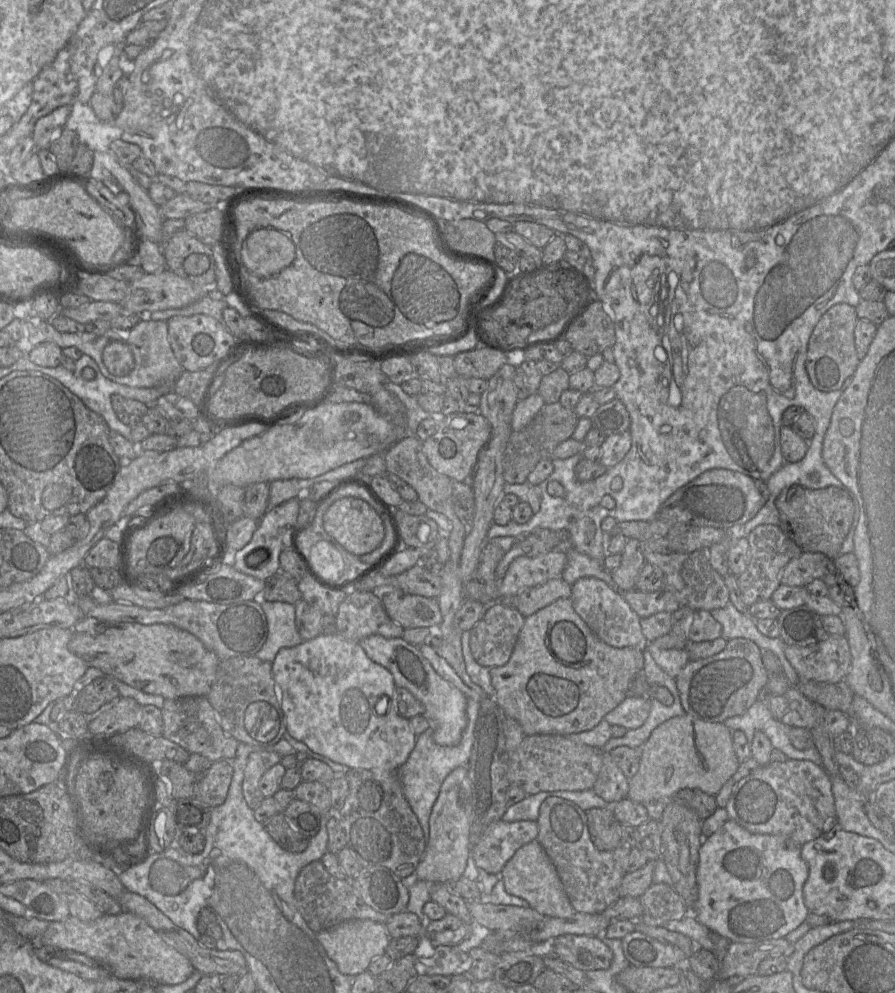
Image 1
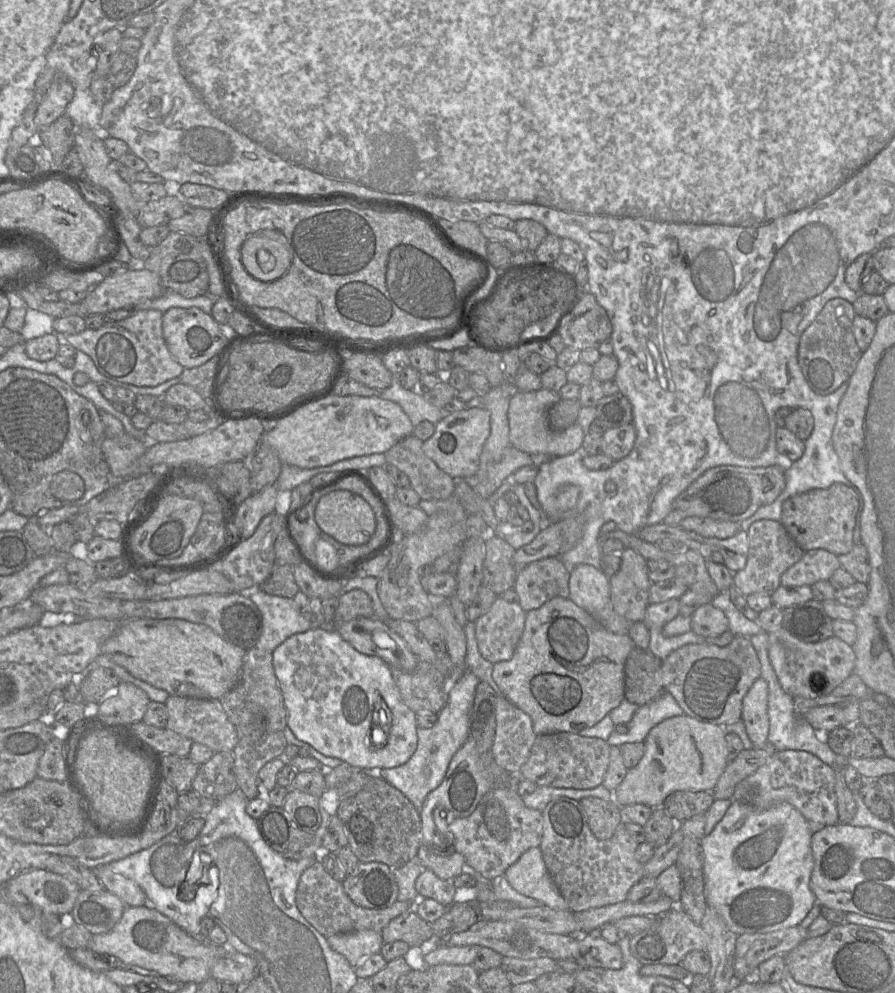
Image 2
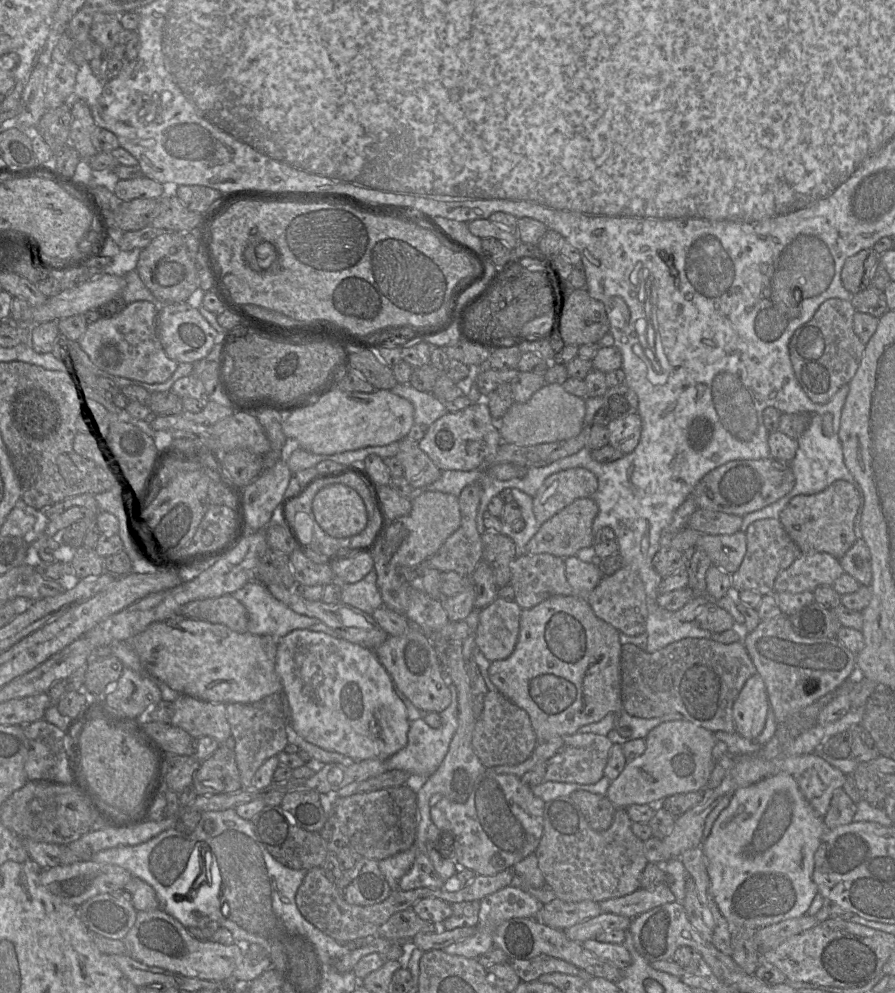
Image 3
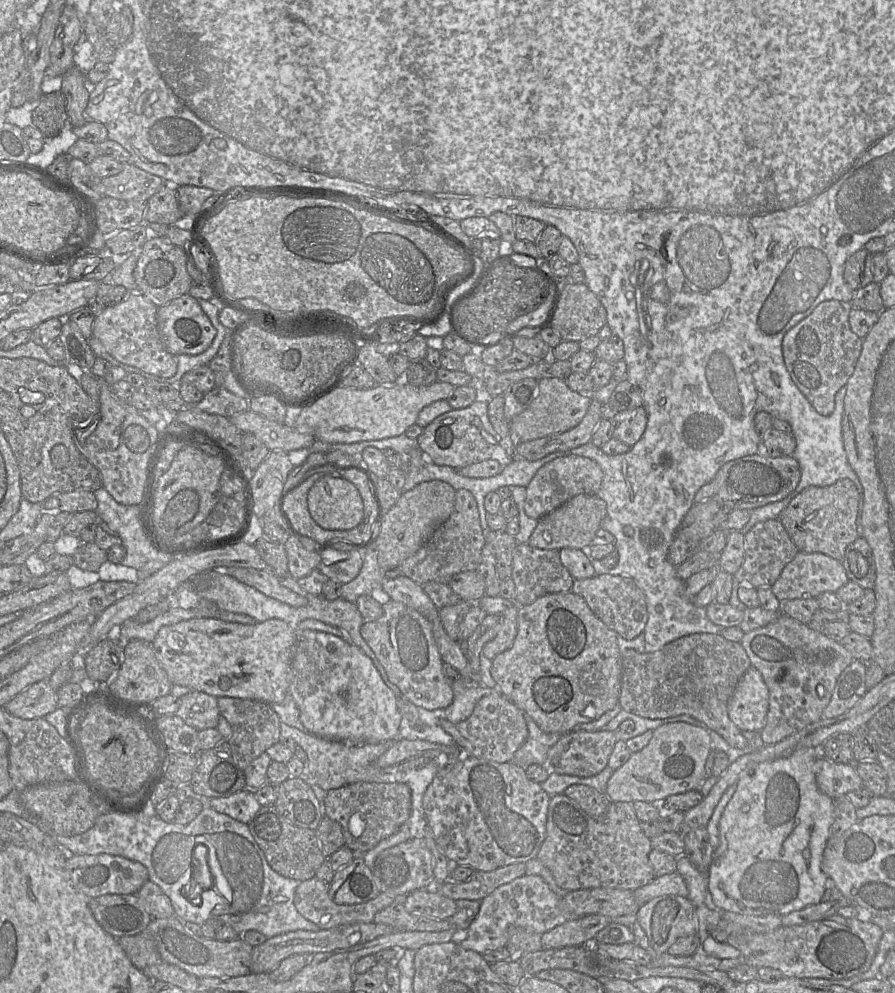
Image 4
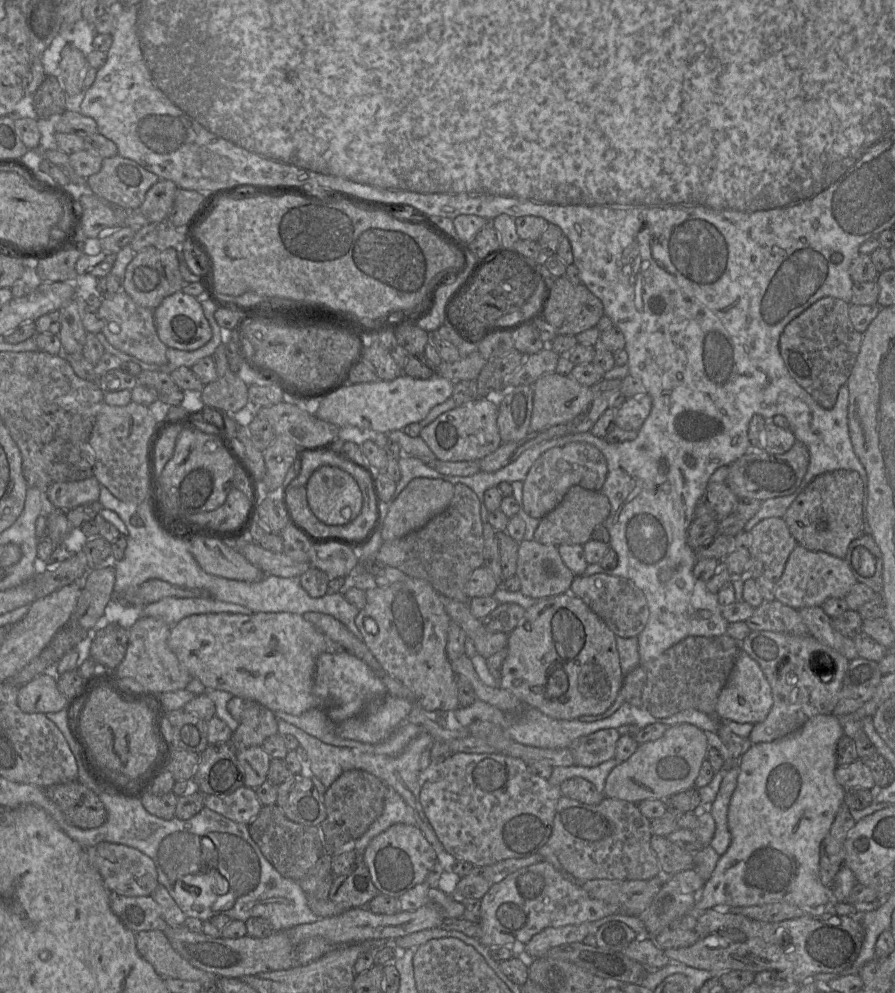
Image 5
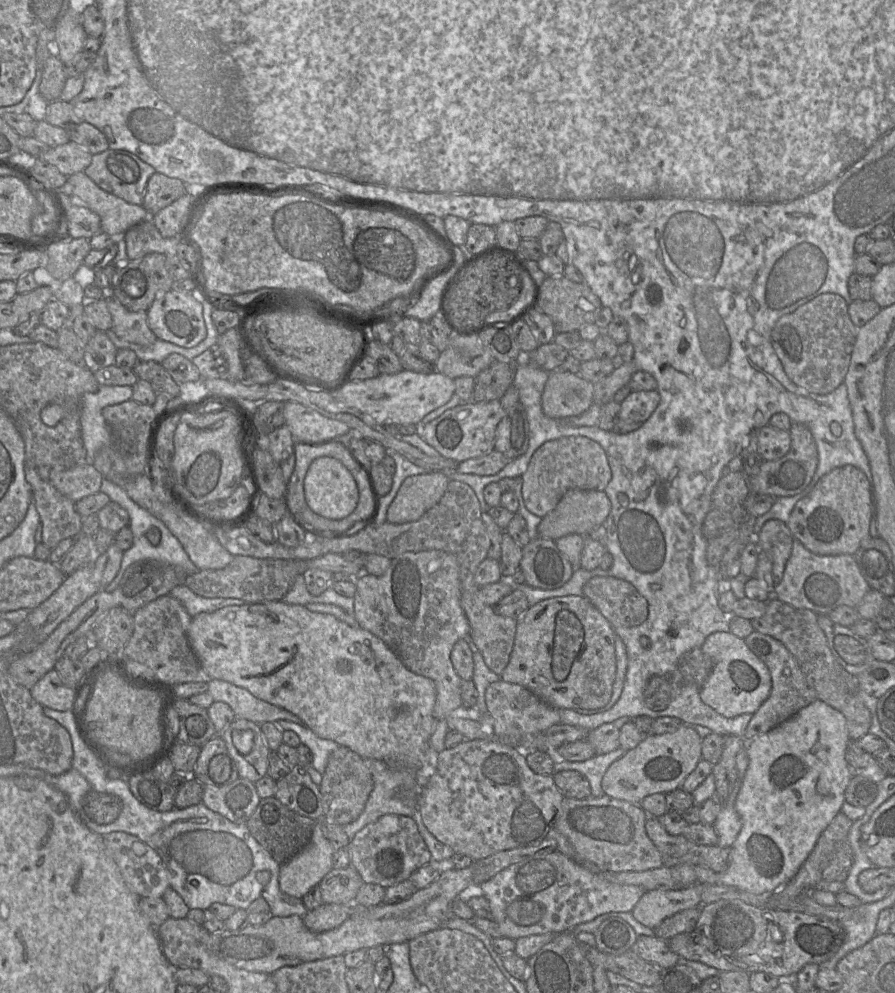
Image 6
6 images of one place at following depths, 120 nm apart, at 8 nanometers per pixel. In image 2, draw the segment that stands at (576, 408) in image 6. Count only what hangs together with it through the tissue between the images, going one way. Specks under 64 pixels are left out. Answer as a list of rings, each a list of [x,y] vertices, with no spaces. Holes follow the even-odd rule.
[[[548,389],[522,392],[512,390],[508,409],[510,445],[529,454],[560,457],[582,450],[585,432],[578,423],[563,431],[553,430],[548,423],[548,411],[561,400],[560,392]]]

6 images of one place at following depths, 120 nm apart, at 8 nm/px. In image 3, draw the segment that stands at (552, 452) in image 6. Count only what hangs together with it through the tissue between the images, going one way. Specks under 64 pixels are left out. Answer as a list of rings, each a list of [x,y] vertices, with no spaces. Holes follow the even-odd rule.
[[[570,468],[550,475],[533,497],[537,521],[544,523],[574,501],[591,498],[597,488],[597,477],[585,468]]]

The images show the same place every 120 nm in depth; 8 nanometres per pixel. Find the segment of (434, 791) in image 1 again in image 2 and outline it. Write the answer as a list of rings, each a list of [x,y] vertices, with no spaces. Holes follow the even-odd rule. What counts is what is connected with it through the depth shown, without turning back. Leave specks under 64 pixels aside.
[[[469,670],[447,687],[448,699],[438,713],[436,724],[432,728],[417,728],[417,748],[411,758],[403,765],[381,769],[380,777],[400,790],[420,813],[428,794],[436,789],[445,777],[453,755],[470,736],[470,714],[479,679]]]

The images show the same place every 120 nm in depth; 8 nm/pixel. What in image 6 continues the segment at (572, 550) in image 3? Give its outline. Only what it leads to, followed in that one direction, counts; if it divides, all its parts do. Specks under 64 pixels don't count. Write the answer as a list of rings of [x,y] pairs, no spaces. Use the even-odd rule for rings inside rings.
[[[570,490],[556,508],[542,518],[538,536],[551,540],[578,534],[589,537],[592,530],[604,525],[611,511],[611,502],[604,491]]]

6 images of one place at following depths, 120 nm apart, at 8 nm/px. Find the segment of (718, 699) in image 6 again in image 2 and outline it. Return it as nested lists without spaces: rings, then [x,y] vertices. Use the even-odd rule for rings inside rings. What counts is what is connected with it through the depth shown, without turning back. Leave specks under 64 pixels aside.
[[[760,677],[750,687],[742,701],[741,720],[753,749],[762,749],[767,744],[769,731],[768,686]]]

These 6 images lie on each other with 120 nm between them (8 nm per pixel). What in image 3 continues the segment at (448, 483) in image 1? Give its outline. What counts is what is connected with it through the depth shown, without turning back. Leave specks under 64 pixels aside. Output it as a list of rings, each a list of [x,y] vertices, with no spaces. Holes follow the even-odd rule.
[[[406,437],[401,441],[395,442],[400,443],[396,457],[404,468],[404,477],[414,489],[424,488],[440,478],[442,471],[433,463],[428,455],[419,448],[417,441]]]

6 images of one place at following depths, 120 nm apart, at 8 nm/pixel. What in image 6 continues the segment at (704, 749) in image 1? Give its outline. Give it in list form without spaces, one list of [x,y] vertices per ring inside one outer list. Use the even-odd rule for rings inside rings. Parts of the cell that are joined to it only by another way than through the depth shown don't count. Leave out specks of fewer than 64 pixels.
[[[686,724],[680,725],[674,732],[644,735],[635,748],[626,751],[609,766],[601,781],[603,794],[639,804],[648,795],[667,794],[679,789],[684,779],[702,759],[701,742],[702,738],[698,732]]]

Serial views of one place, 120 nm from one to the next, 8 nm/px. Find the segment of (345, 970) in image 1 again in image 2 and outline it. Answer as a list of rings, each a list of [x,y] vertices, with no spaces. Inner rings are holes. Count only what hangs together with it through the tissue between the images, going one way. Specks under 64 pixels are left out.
[[[373,930],[335,934],[329,936],[327,941],[330,947],[342,954],[353,967],[366,957],[380,953],[384,943],[381,932]]]

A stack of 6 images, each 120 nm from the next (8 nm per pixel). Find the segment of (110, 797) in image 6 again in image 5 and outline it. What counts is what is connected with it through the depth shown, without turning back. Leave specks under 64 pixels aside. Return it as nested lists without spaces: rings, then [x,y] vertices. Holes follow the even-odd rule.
[[[77,781],[45,788],[46,795],[59,807],[66,821],[80,829],[95,829],[108,818],[99,797]]]

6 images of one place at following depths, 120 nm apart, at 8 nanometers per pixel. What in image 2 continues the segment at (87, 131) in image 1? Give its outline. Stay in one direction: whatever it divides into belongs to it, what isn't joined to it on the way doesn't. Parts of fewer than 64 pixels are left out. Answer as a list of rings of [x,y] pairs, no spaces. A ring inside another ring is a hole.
[[[75,89],[72,101],[65,110],[76,128],[88,128],[102,141],[110,137],[100,125],[103,104],[97,102],[89,89]]]

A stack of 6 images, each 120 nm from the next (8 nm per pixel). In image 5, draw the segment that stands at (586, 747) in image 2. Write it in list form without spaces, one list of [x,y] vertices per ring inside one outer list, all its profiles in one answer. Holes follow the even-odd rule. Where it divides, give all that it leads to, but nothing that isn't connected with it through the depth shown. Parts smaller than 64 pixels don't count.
[[[601,729],[574,740],[568,747],[571,750],[574,765],[595,767],[615,758],[616,743],[621,732],[618,729]]]

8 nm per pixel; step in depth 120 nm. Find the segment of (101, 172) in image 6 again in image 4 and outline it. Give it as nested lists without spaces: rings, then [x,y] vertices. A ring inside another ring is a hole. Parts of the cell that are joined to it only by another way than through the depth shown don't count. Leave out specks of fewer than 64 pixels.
[[[123,163],[120,173],[101,179],[103,196],[126,201],[147,202],[163,185],[164,179],[133,163]]]

